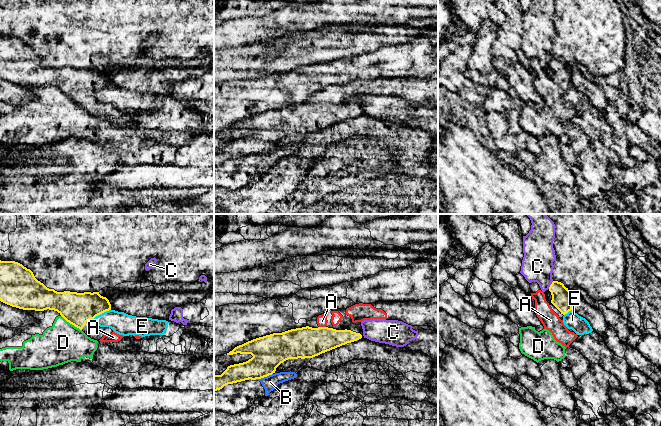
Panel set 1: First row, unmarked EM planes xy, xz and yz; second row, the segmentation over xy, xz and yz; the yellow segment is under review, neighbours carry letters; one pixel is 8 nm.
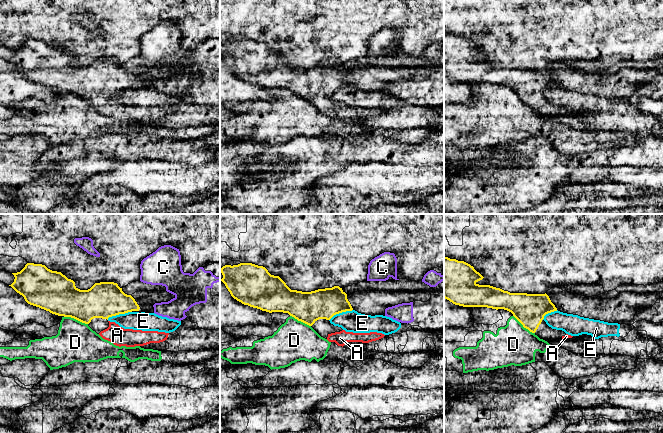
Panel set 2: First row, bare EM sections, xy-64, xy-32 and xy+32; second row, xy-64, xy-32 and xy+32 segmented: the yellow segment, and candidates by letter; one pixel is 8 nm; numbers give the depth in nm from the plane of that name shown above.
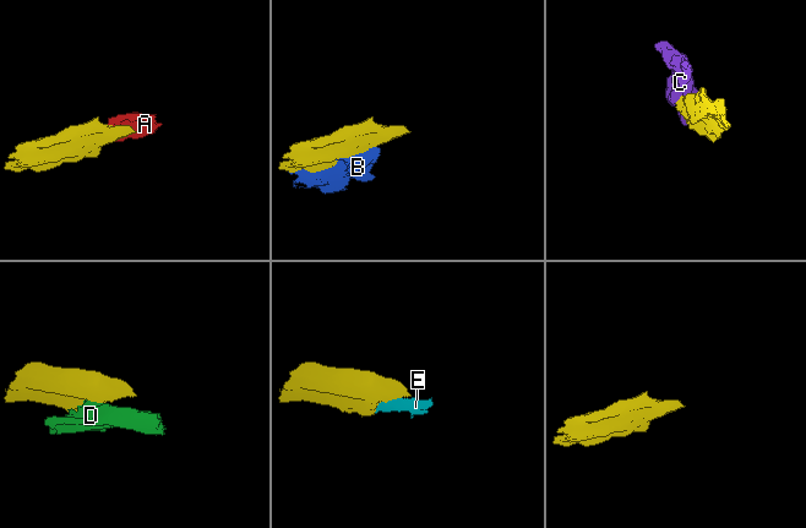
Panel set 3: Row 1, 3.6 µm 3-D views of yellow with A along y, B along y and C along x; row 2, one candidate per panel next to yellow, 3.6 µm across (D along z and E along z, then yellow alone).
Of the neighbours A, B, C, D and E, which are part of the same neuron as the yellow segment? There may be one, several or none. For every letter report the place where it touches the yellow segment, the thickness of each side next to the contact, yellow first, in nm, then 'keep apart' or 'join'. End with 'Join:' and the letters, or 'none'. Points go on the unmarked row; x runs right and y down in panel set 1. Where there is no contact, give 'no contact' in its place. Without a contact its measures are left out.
A: contact xz (322, 103); calibres 260 and 80 nm; join
B: contact xz (263, 153); calibres 260 and 120 nm; keep apart
C: contact yz (550, 61); calibres 160 and 260 nm; keep apart
D: contact xy (71, 99); calibres 260 and 320 nm; keep apart
E: contact xy (101, 89); calibres 260 and 180 nm; keep apart
Join: A

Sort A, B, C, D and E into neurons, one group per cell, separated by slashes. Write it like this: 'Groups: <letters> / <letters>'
Groups: A / B E / C / D

